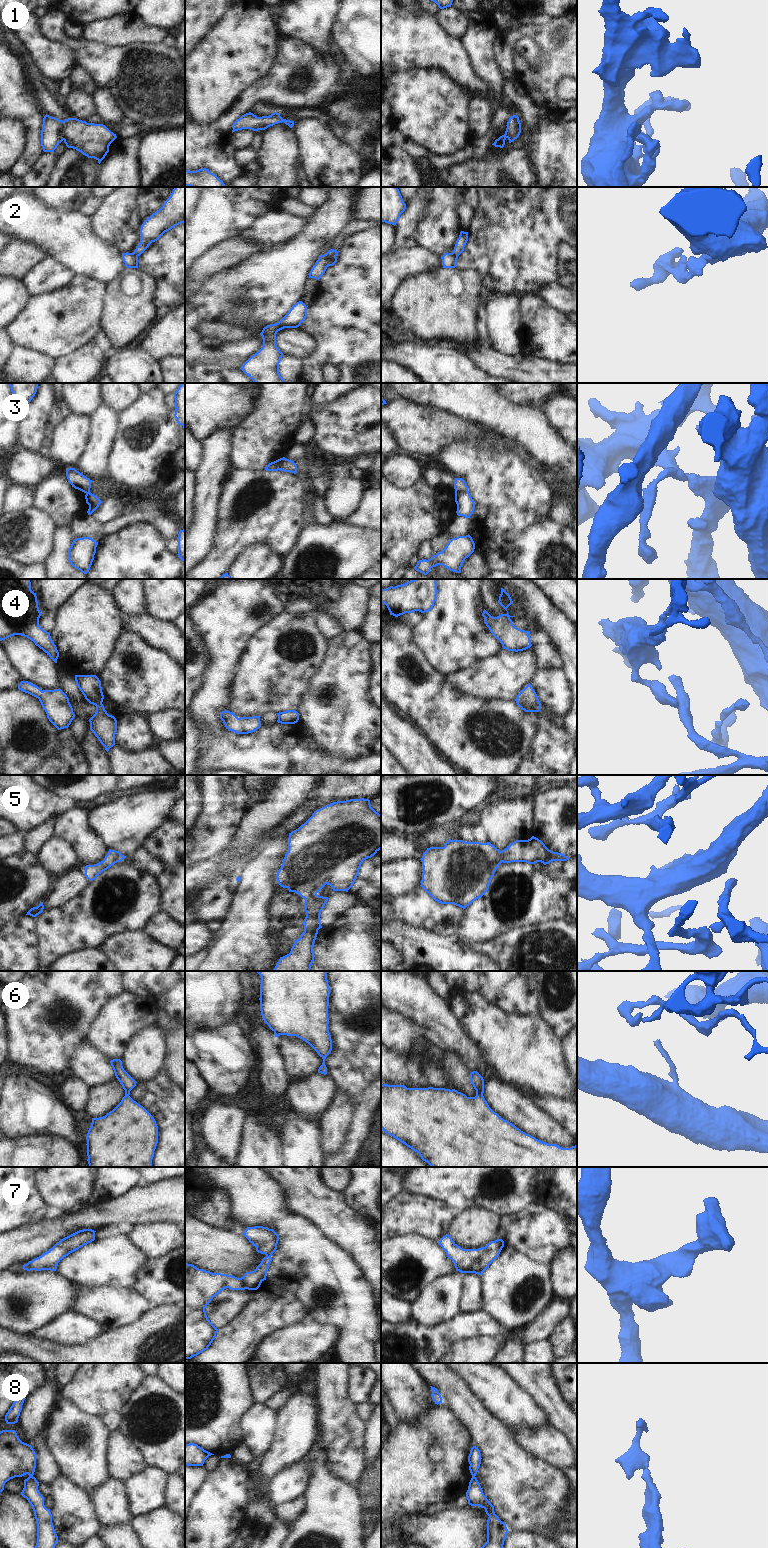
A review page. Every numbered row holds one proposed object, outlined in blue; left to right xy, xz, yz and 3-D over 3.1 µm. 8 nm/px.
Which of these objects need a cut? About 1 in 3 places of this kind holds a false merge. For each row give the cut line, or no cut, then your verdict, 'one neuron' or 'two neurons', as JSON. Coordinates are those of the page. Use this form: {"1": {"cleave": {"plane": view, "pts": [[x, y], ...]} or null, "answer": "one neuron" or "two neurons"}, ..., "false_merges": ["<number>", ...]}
{"1": {"cleave": null, "answer": "one neuron"}, "2": {"cleave": {"plane": "yz", "pts": [[451, 253], [457, 256]]}, "answer": "two neurons"}, "3": {"cleave": {"plane": "yz", "pts": [[467, 490], [455, 492]]}, "answer": "two neurons"}, "4": {"cleave": null, "answer": "one neuron"}, "5": {"cleave": null, "answer": "one neuron"}, "6": {"cleave": null, "answer": "one neuron"}, "7": {"cleave": null, "answer": "one neuron"}, "8": {"cleave": {"plane": "xy", "pts": [[29, 1476], [32, 1477]]}, "answer": "two neurons"}, "false_merges": ["2", "3", "8"]}

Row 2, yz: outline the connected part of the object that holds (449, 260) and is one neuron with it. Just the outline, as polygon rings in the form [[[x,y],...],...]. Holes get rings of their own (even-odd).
[[[445,253],[442,257],[443,268],[455,268],[458,256],[453,255],[452,253]]]

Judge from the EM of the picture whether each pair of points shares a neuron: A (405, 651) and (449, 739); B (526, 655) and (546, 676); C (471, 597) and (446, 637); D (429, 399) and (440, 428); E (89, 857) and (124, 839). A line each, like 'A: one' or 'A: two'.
A: one
B: two
C: one
D: two
E: two

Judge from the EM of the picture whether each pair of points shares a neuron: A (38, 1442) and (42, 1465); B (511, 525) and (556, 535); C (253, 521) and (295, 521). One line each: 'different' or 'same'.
A: same
B: different
C: same

